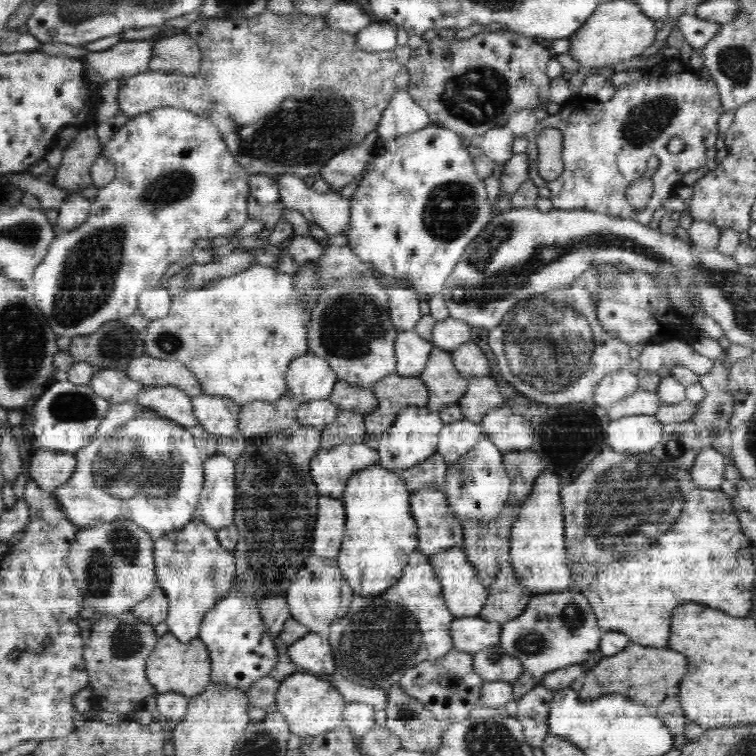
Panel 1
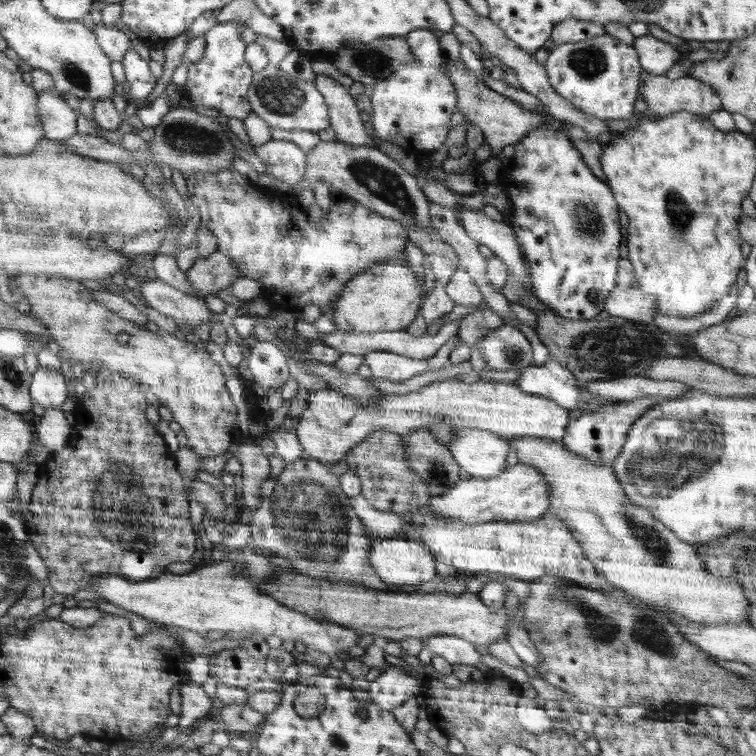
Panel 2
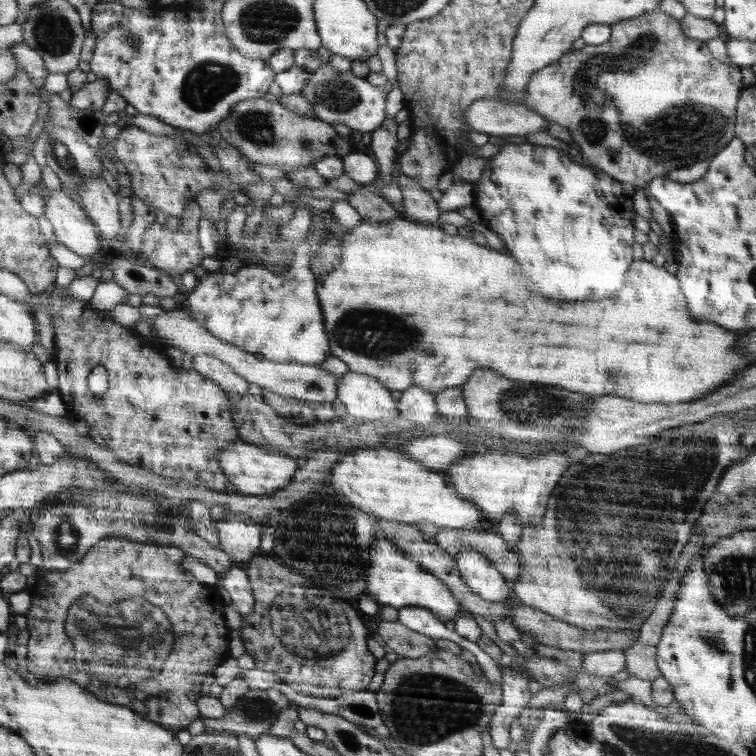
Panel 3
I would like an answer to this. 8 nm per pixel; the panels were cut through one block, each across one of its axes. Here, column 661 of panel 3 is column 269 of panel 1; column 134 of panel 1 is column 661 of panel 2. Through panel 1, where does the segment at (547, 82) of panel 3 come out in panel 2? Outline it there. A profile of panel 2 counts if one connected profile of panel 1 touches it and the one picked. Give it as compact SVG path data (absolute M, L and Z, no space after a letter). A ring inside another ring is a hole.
M643 70L640 75L640 96L646 102L647 109L661 116L671 115L673 112L686 111L699 115L710 115L711 112L723 108L723 103L718 92L711 85L703 81L695 80L690 76L680 77L678 80L670 80L665 75L653 75Z

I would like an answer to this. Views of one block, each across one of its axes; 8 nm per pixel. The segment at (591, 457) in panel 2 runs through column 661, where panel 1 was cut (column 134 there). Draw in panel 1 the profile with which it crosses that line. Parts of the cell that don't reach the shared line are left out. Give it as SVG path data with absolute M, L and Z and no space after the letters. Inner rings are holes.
M146 386L134 398L148 411L189 429L197 426L191 400L183 390L172 386Z

